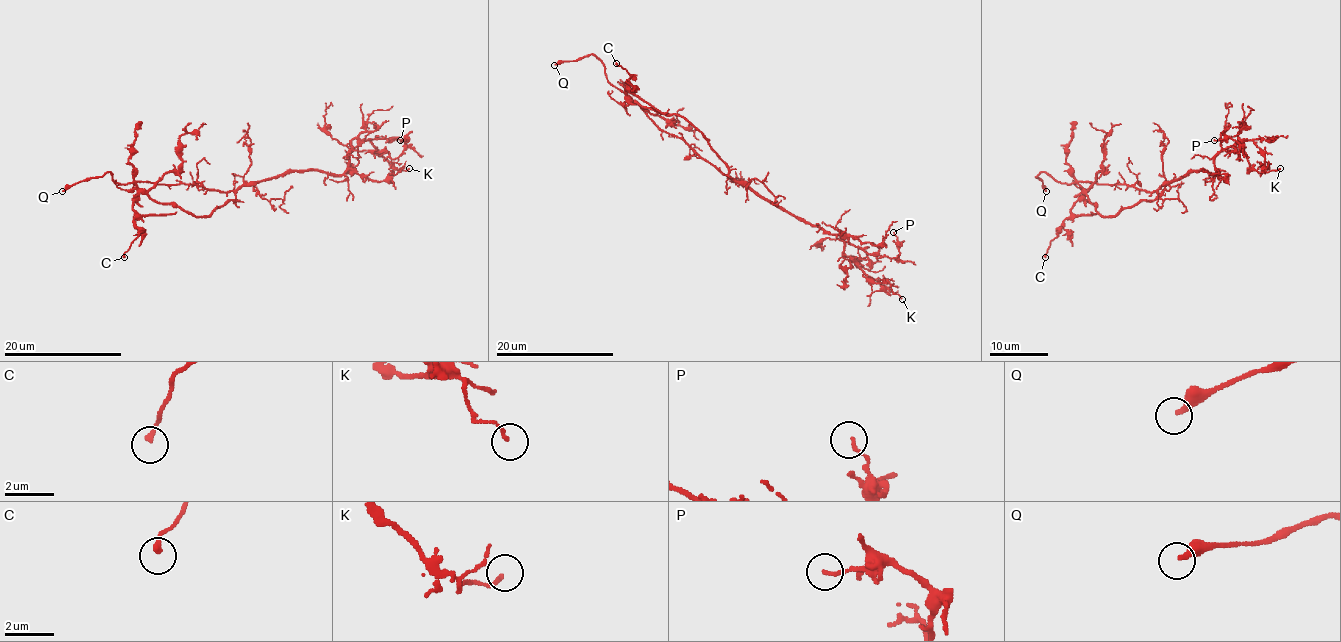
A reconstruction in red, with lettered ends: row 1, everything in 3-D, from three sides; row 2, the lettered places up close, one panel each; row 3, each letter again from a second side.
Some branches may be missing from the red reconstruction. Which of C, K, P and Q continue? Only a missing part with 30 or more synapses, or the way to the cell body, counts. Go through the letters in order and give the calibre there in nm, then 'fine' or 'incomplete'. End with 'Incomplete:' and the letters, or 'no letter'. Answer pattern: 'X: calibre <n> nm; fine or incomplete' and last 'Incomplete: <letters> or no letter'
C: calibre 200 nm; fine
K: calibre 120 nm; fine
P: calibre 120 nm; fine
Q: calibre 280 nm; incomplete
Incomplete: Q

